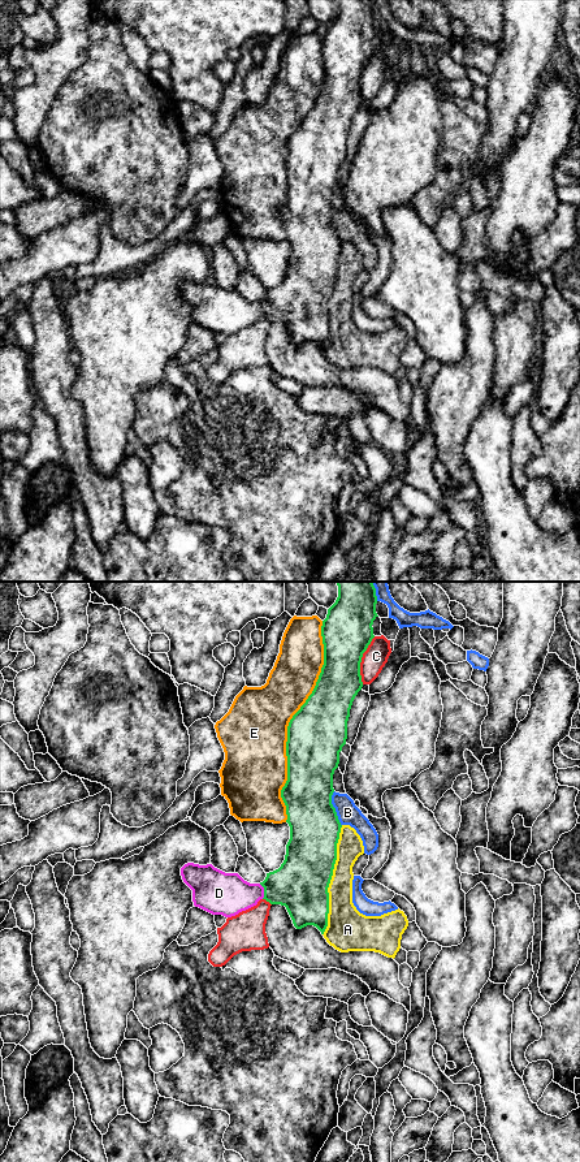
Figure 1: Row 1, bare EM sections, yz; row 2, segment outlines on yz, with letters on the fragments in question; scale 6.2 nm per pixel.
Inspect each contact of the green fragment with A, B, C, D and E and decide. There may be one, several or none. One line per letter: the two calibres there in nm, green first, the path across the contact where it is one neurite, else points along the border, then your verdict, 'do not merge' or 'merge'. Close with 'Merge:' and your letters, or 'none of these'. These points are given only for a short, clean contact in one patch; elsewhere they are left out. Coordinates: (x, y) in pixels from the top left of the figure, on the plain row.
A: 340/190 nm | do not merge
B: 300/140 nm | do not merge
C: 320/150 nm | do not merge
D: 340/260 nm | across yz (301, 301), (264, 309), (228, 311) | merge
E: 360/420 nm | do not merge
Merge: D

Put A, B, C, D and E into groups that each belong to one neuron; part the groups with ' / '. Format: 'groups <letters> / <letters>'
groups A / B / C / D / E

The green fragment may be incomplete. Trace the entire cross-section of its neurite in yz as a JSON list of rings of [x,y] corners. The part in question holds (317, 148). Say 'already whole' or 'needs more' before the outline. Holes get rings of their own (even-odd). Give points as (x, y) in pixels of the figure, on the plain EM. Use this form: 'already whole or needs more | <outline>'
needs more | [[[337,0],[338,14],[323,38],[324,82],[312,111],[293,133],[287,143],[287,198],[281,207],[286,223],[290,256],[281,284],[267,290],[260,301],[250,301],[238,290],[225,290],[212,281],[187,280],[181,285],[183,299],[192,307],[192,319],[212,332],[231,334],[265,316],[285,323],[297,346],[316,344],[324,351],[328,344],[328,304],[337,277],[341,239],[332,221],[333,191],[339,181],[339,169],[347,156],[350,126],[363,104],[360,79],[371,61],[376,30],[373,0]]]

